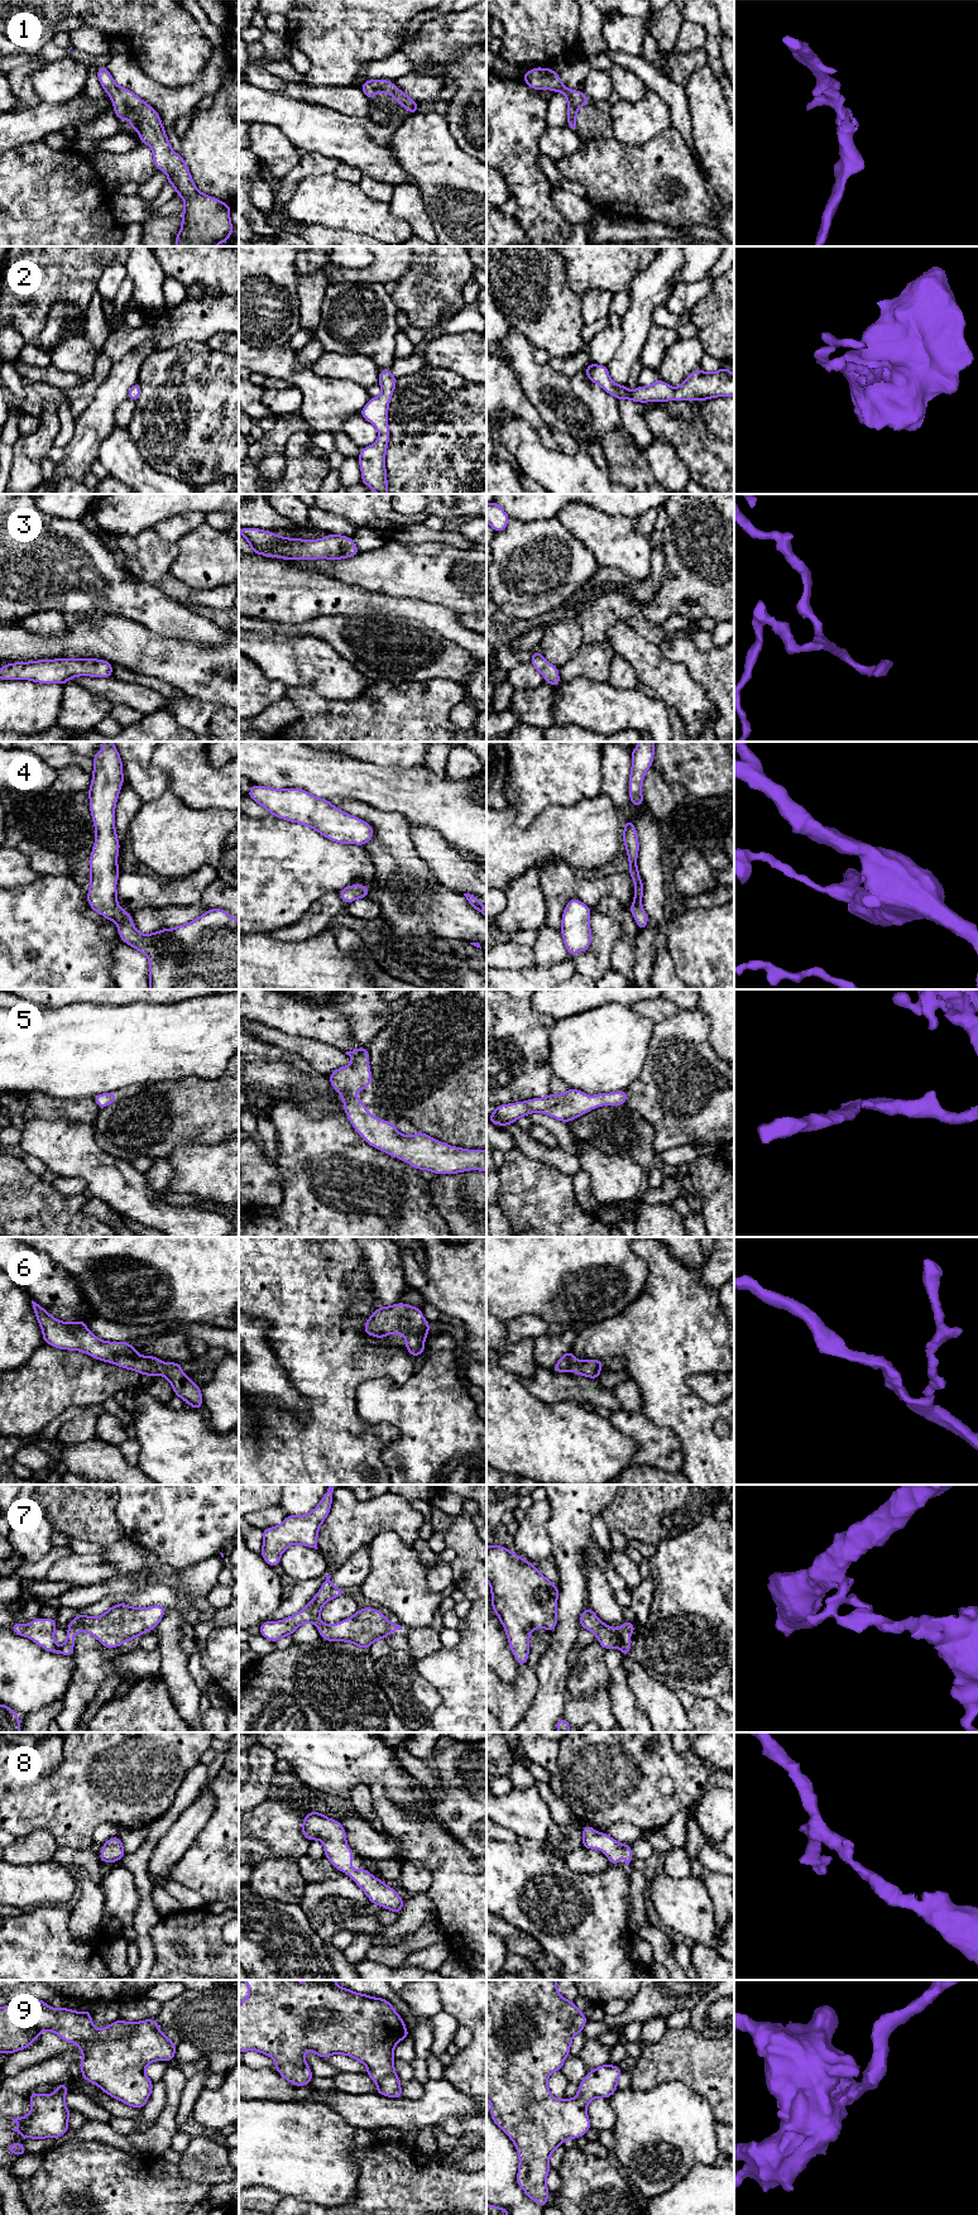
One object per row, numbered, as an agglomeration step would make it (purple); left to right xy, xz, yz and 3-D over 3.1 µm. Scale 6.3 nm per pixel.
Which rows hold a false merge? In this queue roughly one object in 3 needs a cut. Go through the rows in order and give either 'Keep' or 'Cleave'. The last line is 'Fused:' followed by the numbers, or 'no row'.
1: Keep
2: Keep
3: Keep
4: Keep
5: Keep
6: Keep
7: Keep
8: Keep
9: Keep
Fused: no row

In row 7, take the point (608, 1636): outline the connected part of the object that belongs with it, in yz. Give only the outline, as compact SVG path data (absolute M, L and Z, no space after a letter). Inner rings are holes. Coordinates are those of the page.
M586 1607L581 1612L580 1626L581 1629L593 1631L604 1650L619 1648L623 1655L629 1655L629 1636L636 1629L633 1622L624 1621L620 1629L615 1629L605 1625L591 1608Z

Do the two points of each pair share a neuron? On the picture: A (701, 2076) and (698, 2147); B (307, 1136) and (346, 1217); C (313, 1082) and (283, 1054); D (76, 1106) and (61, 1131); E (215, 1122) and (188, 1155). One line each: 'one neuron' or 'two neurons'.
A: two neurons
B: one neuron
C: one neuron
D: two neurons
E: two neurons

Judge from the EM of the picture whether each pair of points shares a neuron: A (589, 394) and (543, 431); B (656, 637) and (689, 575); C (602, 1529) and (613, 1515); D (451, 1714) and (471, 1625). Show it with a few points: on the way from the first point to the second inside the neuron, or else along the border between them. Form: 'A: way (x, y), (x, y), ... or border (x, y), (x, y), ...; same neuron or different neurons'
A: border (531, 403), (552, 430); different neurons
B: border (641, 604), (642, 613), (651, 622), (661, 626); different neurons
C: border (600, 1516), (609, 1530); different neurons
D: way (471, 1692), (471, 1647); same neuron

